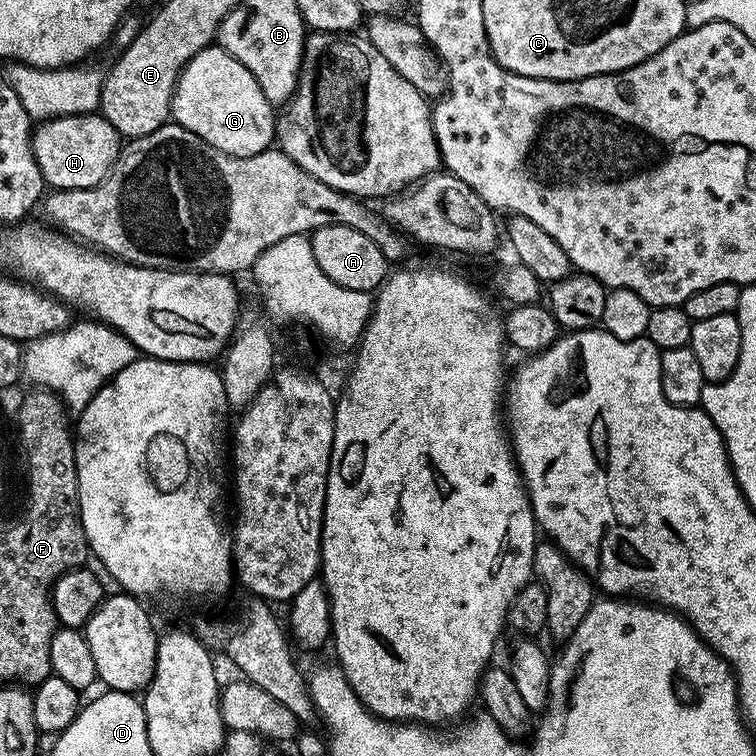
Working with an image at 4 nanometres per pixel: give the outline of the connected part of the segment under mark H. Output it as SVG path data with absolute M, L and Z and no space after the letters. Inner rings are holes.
M99 114L59 116L35 125L32 149L49 189L93 188L103 182L116 165L122 151L122 137L107 118Z

